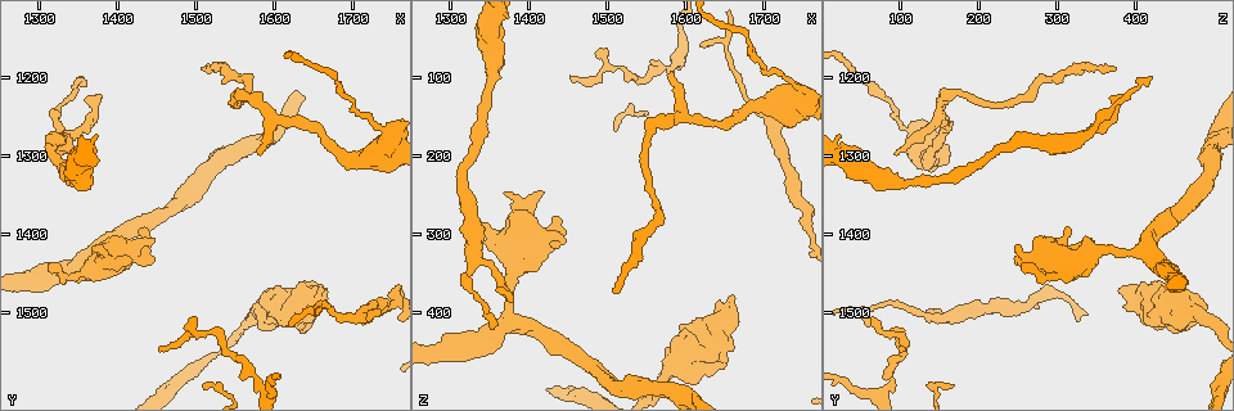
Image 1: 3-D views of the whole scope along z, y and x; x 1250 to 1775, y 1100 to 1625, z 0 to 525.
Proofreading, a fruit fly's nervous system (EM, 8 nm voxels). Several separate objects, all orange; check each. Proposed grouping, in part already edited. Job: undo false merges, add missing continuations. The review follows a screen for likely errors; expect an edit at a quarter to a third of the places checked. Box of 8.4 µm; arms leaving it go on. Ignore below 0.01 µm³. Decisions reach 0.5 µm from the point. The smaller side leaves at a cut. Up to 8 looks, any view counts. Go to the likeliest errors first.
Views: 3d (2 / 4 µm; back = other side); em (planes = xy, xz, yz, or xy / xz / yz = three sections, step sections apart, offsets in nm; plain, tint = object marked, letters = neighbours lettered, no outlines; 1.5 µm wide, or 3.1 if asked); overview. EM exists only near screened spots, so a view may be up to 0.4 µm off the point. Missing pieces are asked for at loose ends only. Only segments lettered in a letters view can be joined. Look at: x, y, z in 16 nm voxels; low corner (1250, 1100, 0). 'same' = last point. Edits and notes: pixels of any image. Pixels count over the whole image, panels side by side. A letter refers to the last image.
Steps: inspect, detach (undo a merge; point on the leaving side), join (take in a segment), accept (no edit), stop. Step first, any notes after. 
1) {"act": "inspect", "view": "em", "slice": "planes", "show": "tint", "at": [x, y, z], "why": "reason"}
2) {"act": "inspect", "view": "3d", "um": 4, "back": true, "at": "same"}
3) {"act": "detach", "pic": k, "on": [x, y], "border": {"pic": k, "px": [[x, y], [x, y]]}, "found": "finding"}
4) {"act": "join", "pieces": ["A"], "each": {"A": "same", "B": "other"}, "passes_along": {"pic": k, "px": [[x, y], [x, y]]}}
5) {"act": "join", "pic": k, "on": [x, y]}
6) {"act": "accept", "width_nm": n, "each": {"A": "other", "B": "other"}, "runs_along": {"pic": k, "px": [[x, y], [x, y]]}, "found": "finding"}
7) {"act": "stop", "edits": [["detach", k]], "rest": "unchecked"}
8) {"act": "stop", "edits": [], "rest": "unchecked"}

{"act": "inspect", "view": "3d", "um": 4, "at": [1655, 1470, 380], "why": "branch stops here"}

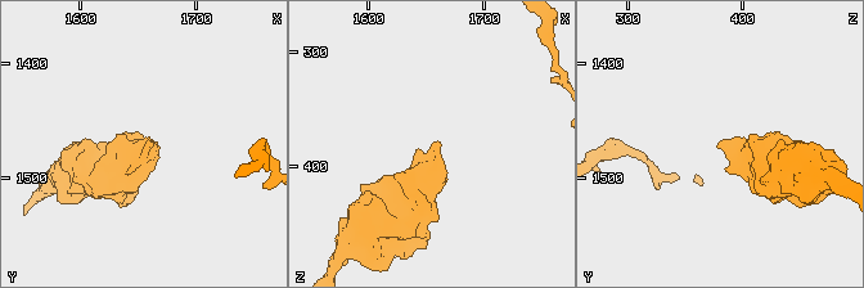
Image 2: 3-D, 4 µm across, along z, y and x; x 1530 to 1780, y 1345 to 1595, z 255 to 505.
{"act": "inspect", "view": "em", "slice": "xz", "step": 4, "show": "letters", "at": [1656, 1470, 382], "why": "need the tissue"}

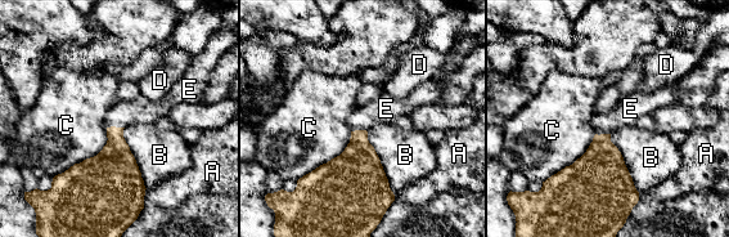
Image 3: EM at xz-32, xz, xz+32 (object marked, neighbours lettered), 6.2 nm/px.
{"act": "join", "pic": 3, "on": [140, 110], "each": {"A": "other", "B": "other", "C": "other", "D": "other", "E": "same"}, "passes_along": {"pic": 3, "px": [[115, 166], [115, 126], [140, 110]]}, "found": "the neuron continues"}

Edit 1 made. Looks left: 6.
{"act": "inspect", "view": "3d", "um": 2, "back": true, "at": [1505, 1185, 375], "why": "free end"}

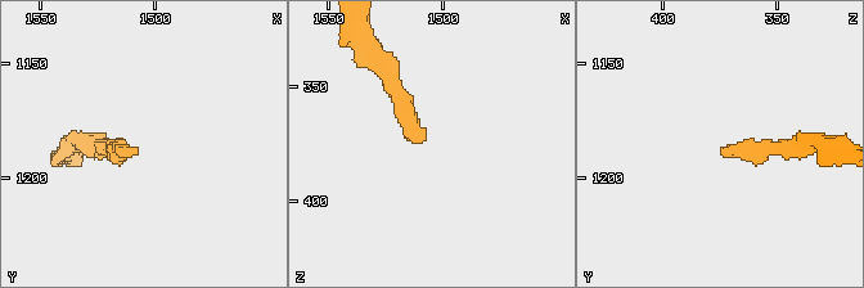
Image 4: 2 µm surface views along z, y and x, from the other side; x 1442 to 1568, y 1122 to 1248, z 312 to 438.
{"act": "inspect", "view": "em", "slice": "yz", "step": 8, "show": "tint", "at": [1510, 1185, 373], "why": "shape alone is not enough"}

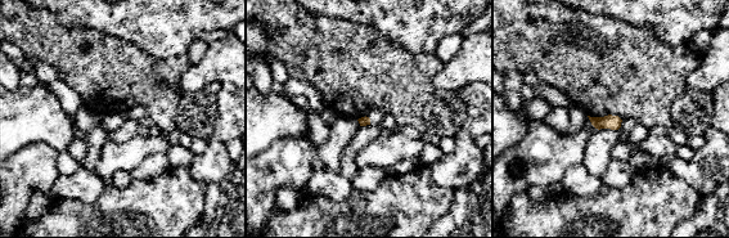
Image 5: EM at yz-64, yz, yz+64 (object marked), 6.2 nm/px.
{"act": "inspect", "view": "em", "slice": "planes", "show": "letters", "at": "same"}

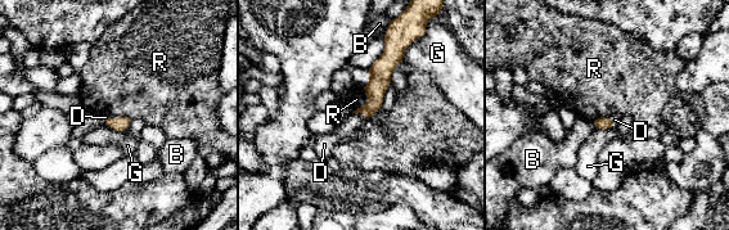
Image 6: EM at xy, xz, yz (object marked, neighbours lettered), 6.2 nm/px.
{"act": "join", "pic": 6, "on": [343, 129], "each": {"B": "other", "D": "same", "G": "other", "R": "other"}, "passes_along": {"pic": 6, "px": [[379, 79], [359, 112], [343, 129]]}, "found": "it goes on there"}

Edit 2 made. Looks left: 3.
{"act": "inspect", "view": "3d", "um": 2, "at": [1375, 1225, 385], "why": "thin end"}

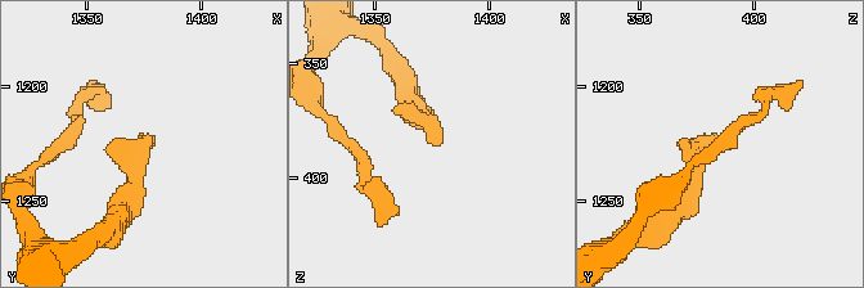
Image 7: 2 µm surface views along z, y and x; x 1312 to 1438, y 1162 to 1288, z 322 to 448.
{"act": "inspect", "view": "em", "slice": "xy", "step": 4, "show": "letters", "at": [1378, 1221, 386]}

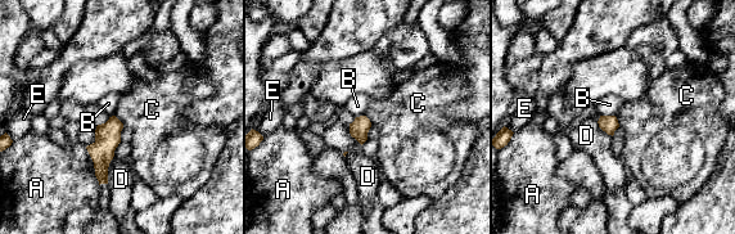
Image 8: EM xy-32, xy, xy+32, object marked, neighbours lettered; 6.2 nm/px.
{"act": "accept", "longest_contact_nm": ["D", 180], "each": {"A": "other", "B": "other", "C": "other", "D": "other", "E": "other"}, "border": {"pic": 8, "px": [[600, 115], [614, 116]]}, "found": "no lettered segment goes on from it"}

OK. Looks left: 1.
{"act": "stop", "edits": [["join", 3], ["join", 6]], "rest": "unchecked"}

